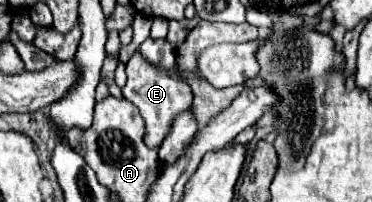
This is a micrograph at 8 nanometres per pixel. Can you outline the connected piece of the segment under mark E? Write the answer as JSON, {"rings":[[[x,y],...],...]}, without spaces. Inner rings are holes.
{"rings":[[[136,54],[128,60],[126,74],[128,74],[128,82],[122,88],[122,94],[124,94],[126,100],[130,100],[134,106],[138,106],[140,114],[146,120],[144,144],[148,148],[160,148],[164,138],[170,134],[176,116],[192,106],[192,98],[194,98],[192,88],[188,84],[184,84],[184,82],[178,82],[178,80],[170,78],[166,72],[156,70],[154,66],[146,64],[142,60],[142,56],[136,56]]]}

